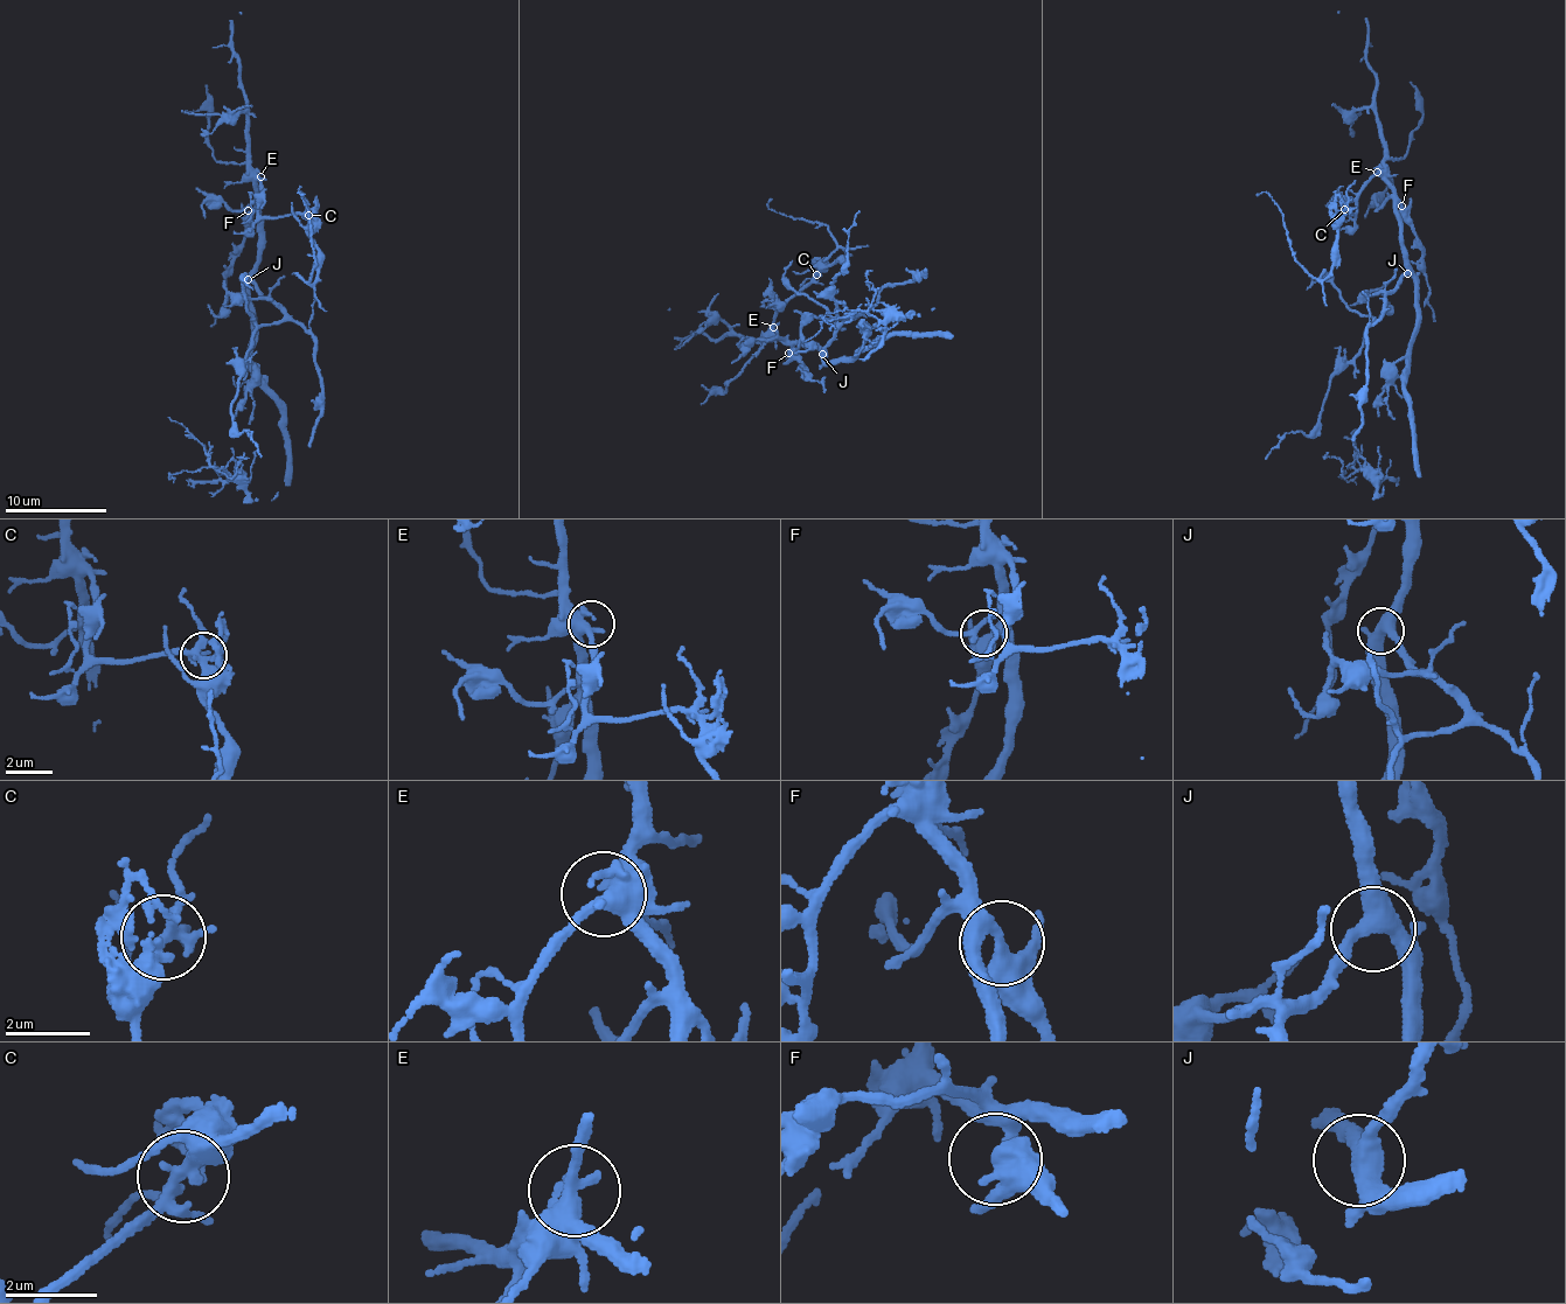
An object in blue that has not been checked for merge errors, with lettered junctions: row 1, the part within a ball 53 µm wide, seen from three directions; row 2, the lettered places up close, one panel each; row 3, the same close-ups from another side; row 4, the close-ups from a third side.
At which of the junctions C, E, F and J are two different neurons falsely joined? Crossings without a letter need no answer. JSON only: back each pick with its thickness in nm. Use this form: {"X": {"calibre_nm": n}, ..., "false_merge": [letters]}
{"false_merge": []}

